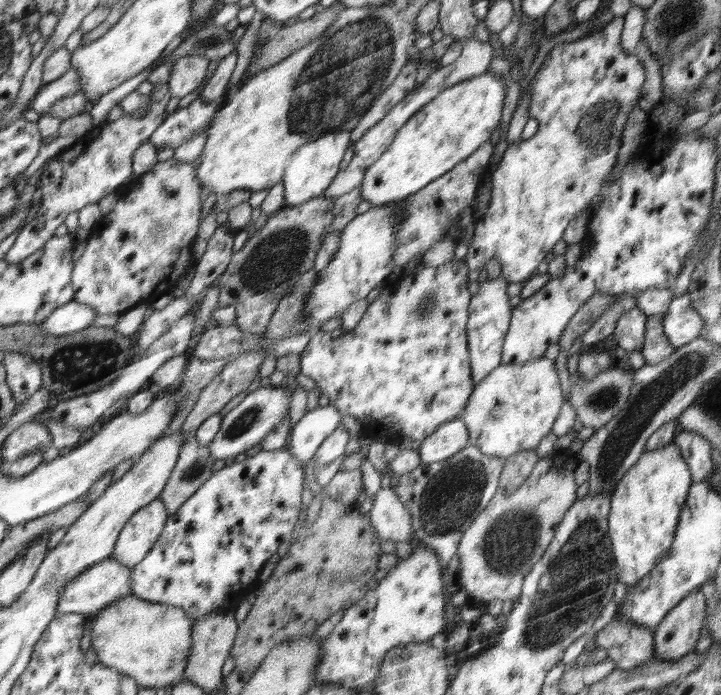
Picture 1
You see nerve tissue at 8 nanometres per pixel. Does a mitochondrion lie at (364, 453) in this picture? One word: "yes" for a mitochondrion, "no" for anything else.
no

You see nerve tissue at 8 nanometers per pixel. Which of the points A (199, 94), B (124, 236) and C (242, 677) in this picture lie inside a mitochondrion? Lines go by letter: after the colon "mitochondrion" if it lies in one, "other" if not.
A: other
B: other
C: other

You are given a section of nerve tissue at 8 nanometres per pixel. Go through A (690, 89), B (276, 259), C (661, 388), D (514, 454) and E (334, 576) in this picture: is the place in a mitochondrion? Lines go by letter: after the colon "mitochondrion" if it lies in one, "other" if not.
A: other
B: mitochondrion
C: mitochondrion
D: other
E: mitochondrion

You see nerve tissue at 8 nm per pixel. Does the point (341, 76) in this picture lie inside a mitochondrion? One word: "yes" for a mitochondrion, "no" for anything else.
yes

